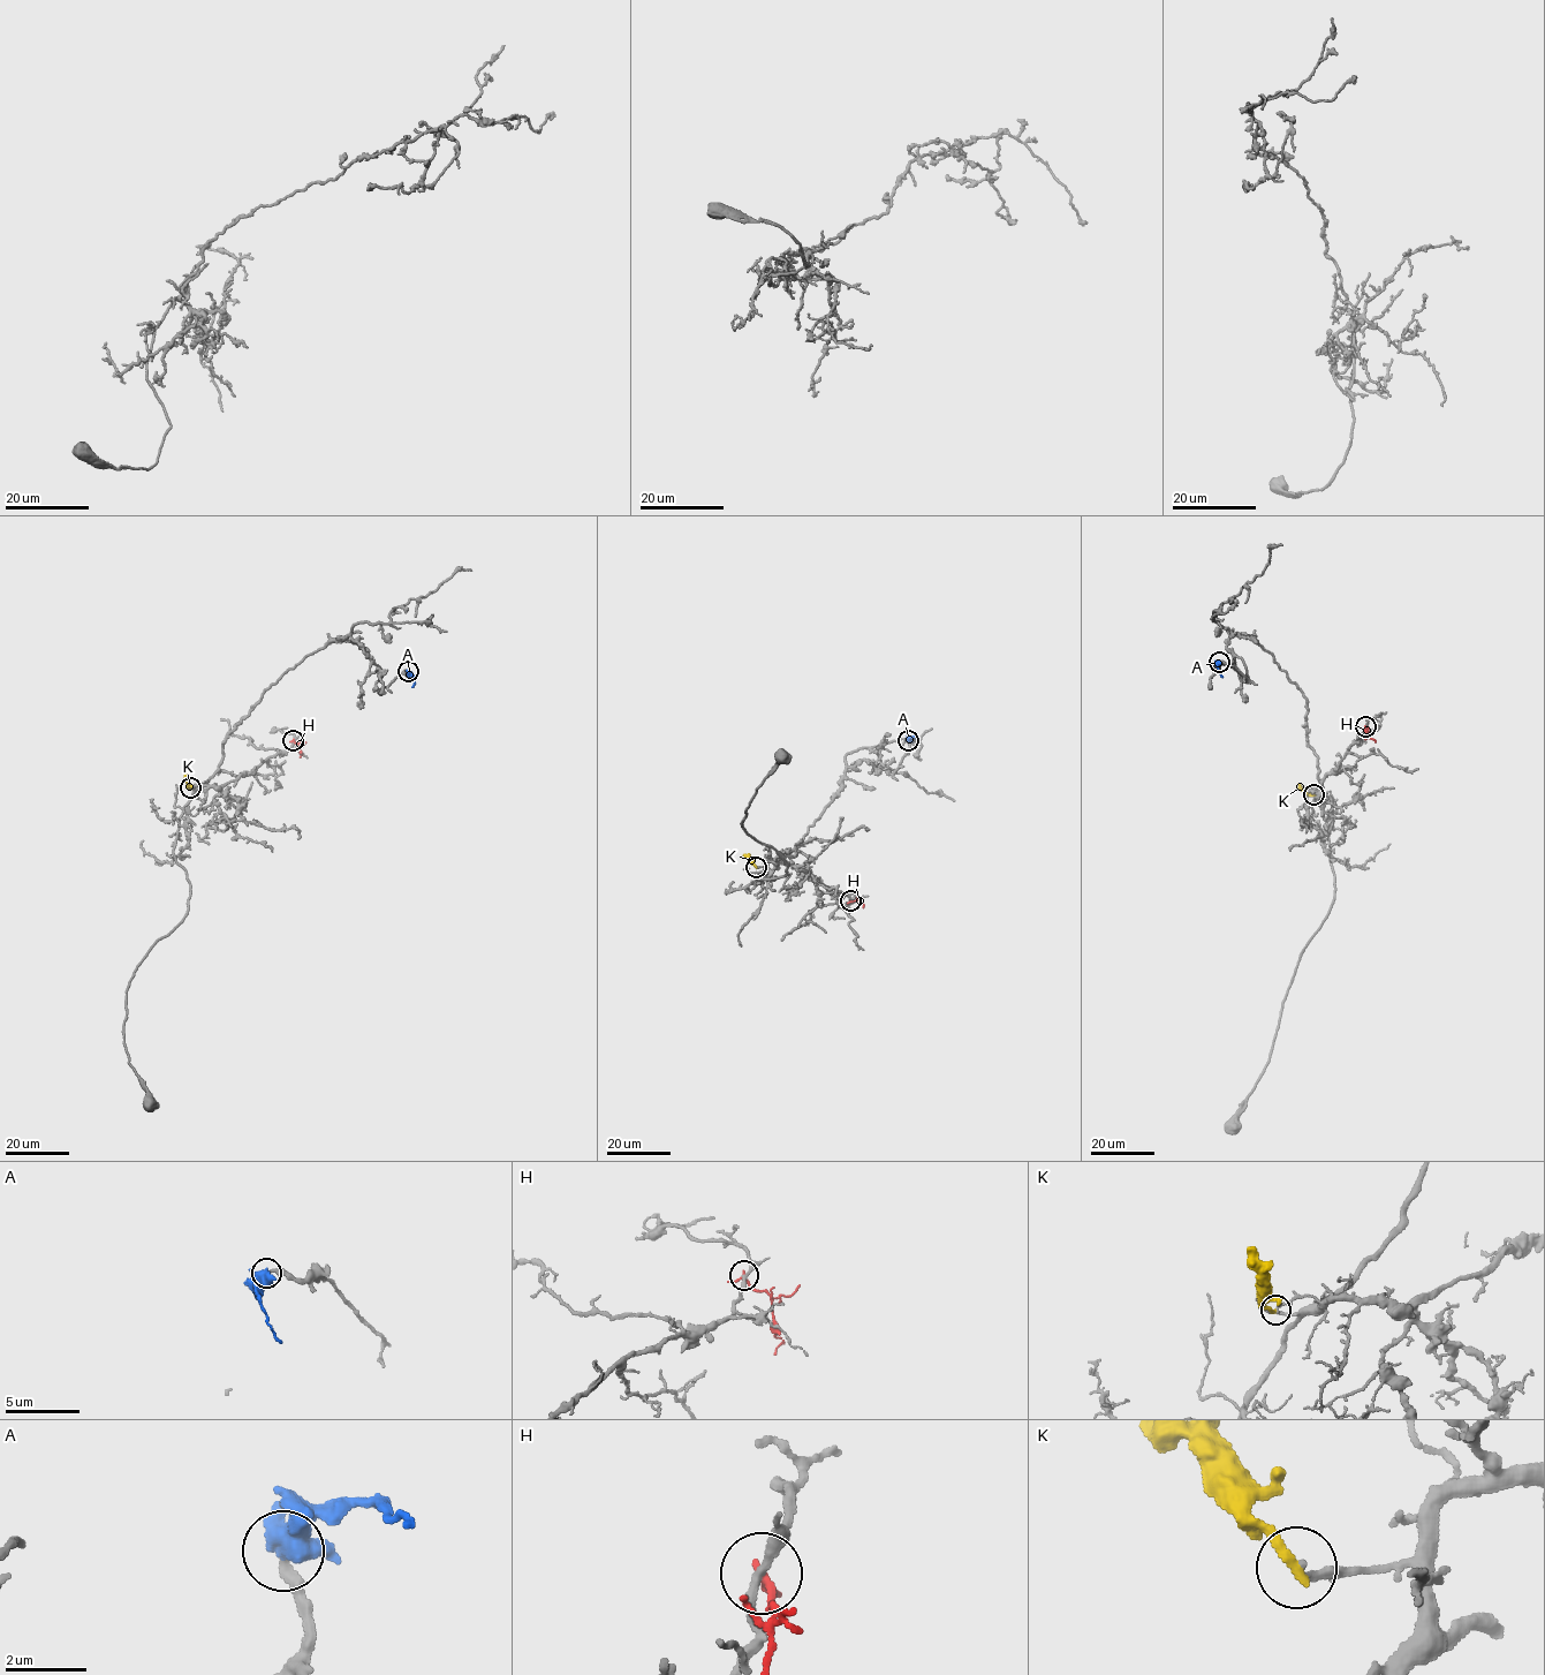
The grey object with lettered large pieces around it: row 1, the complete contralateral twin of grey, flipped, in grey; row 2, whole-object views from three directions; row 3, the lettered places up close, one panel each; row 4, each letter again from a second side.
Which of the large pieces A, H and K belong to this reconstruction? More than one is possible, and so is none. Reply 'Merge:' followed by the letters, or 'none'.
Merge: A

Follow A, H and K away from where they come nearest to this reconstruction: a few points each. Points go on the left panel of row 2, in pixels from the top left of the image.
A: (408, 671), (414, 678), (411, 687)
H: (294, 740), (298, 745), (300, 757)
K: (190, 789), (184, 775)

